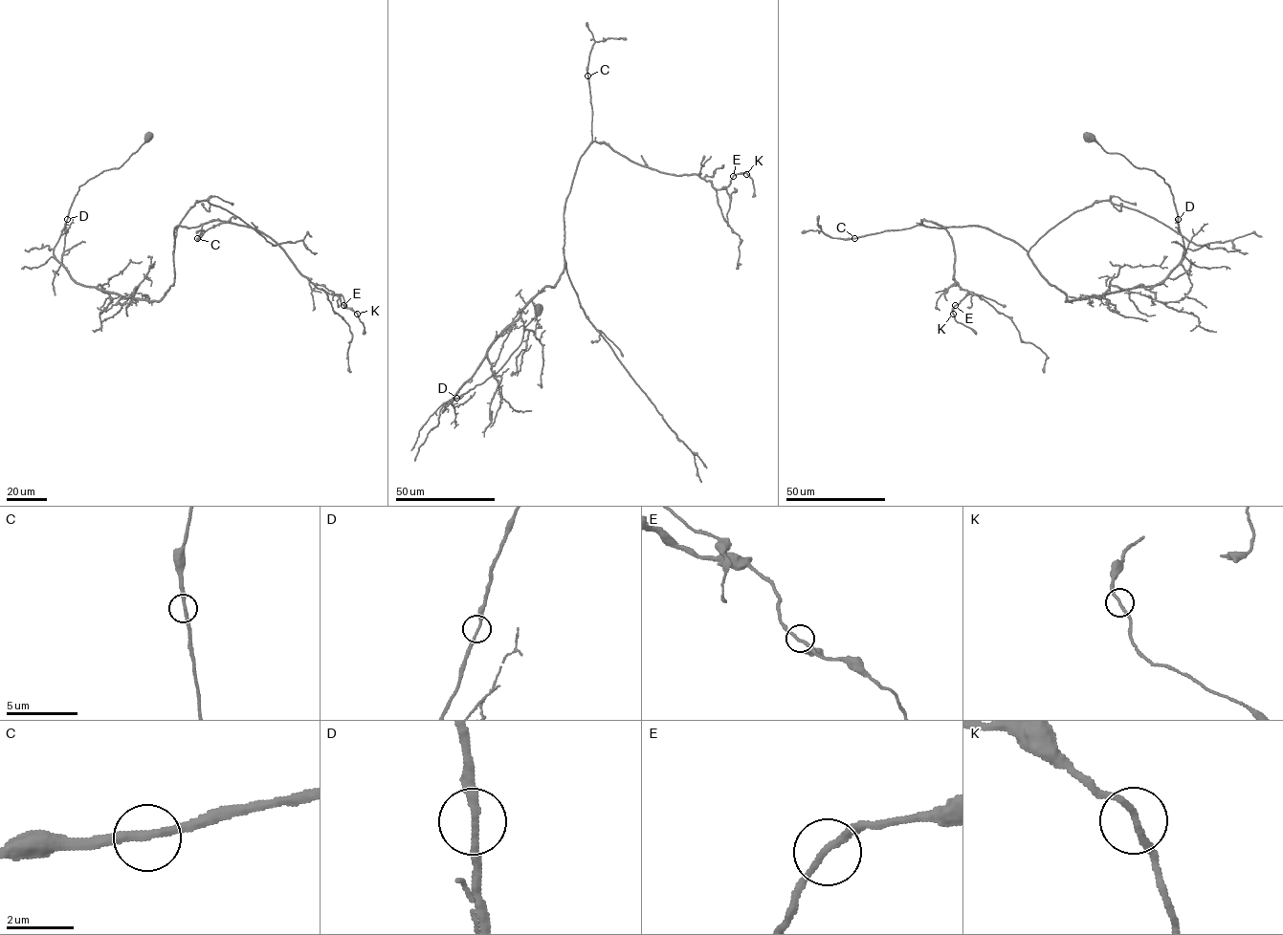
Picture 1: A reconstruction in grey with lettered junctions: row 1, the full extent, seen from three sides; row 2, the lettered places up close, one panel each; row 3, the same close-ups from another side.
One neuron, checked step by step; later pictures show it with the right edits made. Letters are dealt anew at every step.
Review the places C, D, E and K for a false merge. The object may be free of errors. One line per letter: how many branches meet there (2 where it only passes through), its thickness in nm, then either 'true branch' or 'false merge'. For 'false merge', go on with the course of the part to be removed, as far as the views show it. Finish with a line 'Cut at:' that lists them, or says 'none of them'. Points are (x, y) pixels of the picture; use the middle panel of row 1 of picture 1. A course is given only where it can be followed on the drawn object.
C: 2 branches meet; 240 nm thick; true branch
D: 2 branches meet; 200 nm thick; true branch
E: 2 branches meet; 200 nm thick; true branch
K: 2 branches meet; 190 nm thick; true branch
Cut at: none of them

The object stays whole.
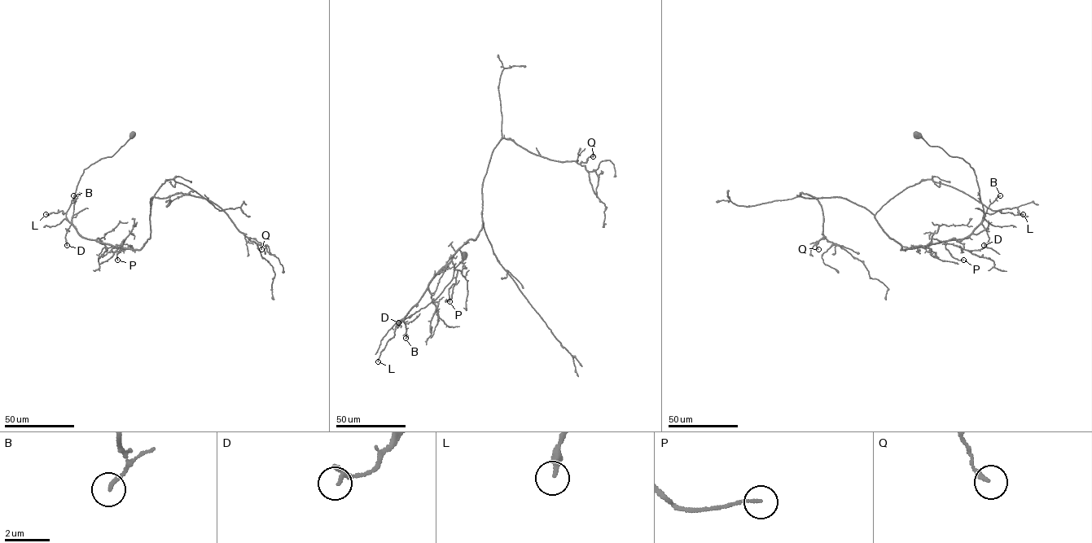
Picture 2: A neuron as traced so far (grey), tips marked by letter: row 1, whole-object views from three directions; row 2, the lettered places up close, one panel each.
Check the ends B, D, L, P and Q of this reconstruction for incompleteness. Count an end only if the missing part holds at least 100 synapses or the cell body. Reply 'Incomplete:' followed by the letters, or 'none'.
Incomplete: none

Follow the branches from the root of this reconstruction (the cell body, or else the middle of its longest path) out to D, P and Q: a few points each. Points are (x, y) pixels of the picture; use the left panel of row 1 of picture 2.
D: (132, 134), (112, 156), (101, 158), (84, 170), (66, 213), (66, 218), (72, 224), (65, 235), (67, 245)
P: (132, 134), (112, 156), (84, 170), (66, 213), (82, 237), (116, 247), (125, 238), (117, 260)
Q: (132, 134), (84, 170), (66, 213), (81, 236), (140, 249), (150, 199), (183, 193), (217, 204), (261, 249)

